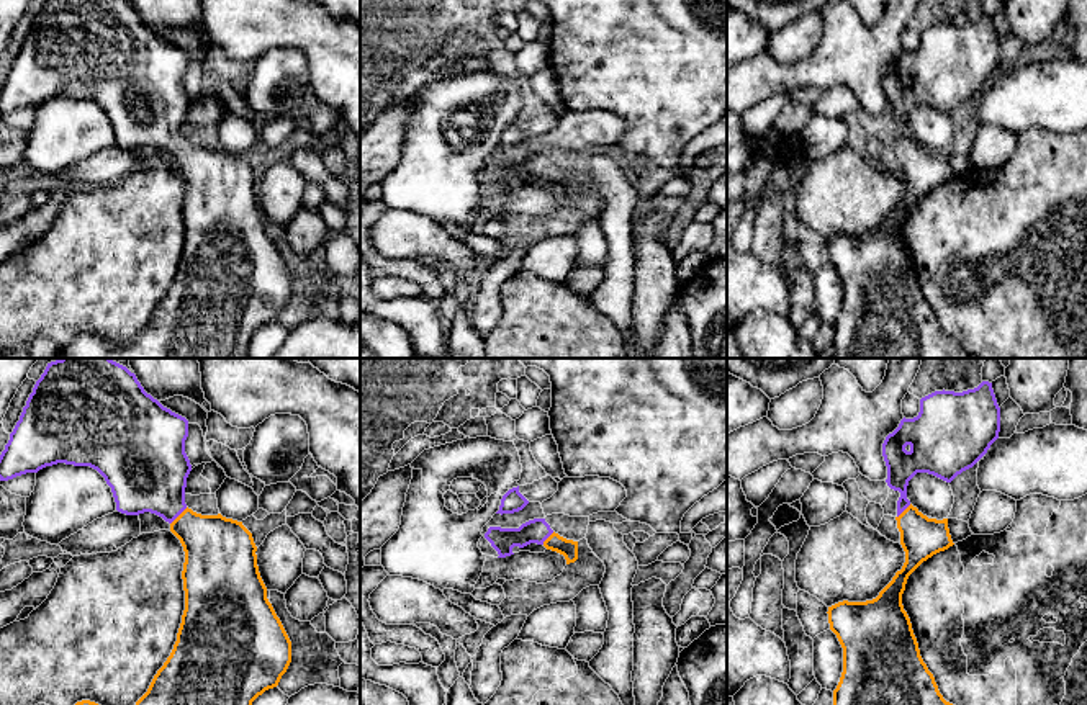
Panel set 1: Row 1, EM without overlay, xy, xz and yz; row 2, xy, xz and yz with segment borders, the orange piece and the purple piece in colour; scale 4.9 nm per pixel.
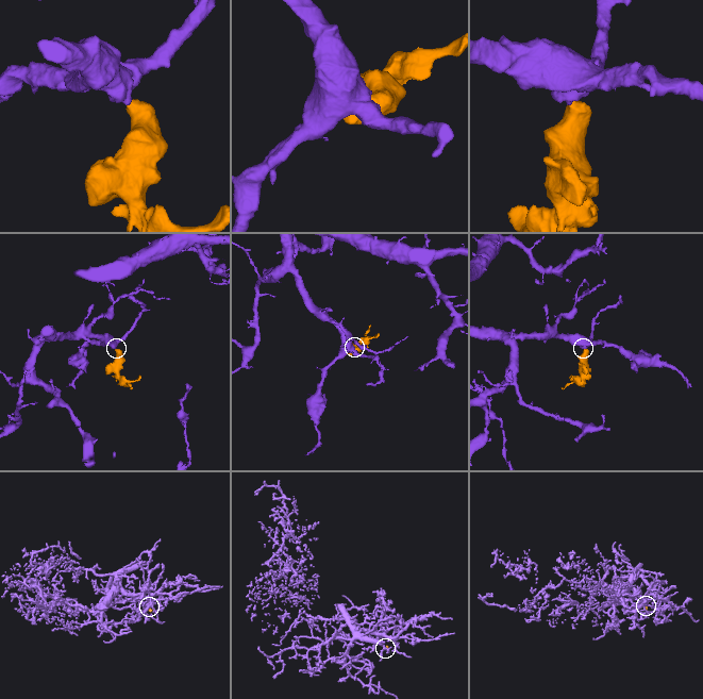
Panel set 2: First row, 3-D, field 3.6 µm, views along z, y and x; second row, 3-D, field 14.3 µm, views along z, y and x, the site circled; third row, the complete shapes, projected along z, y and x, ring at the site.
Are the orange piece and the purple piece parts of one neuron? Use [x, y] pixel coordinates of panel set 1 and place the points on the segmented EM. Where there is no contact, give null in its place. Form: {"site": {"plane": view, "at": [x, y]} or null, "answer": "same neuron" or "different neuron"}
{"site": {"plane": "xy", "at": [179, 516]}, "answer": "same neuron"}

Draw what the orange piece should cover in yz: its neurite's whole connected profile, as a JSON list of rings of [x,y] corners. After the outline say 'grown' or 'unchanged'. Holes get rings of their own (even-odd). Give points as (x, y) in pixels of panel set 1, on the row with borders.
[[[992,383],[963,393],[935,391],[920,399],[920,412],[902,419],[899,427],[882,443],[887,466],[887,486],[900,492],[897,501],[897,528],[905,563],[892,581],[873,600],[838,602],[828,607],[830,630],[843,648],[843,672],[833,690],[833,705],[953,705],[943,698],[933,674],[923,662],[910,618],[902,605],[909,576],[933,555],[953,546],[948,519],[936,520],[923,515],[907,499],[909,481],[917,473],[933,474],[951,483],[958,474],[972,468],[999,438],[1000,407]]]; grown

